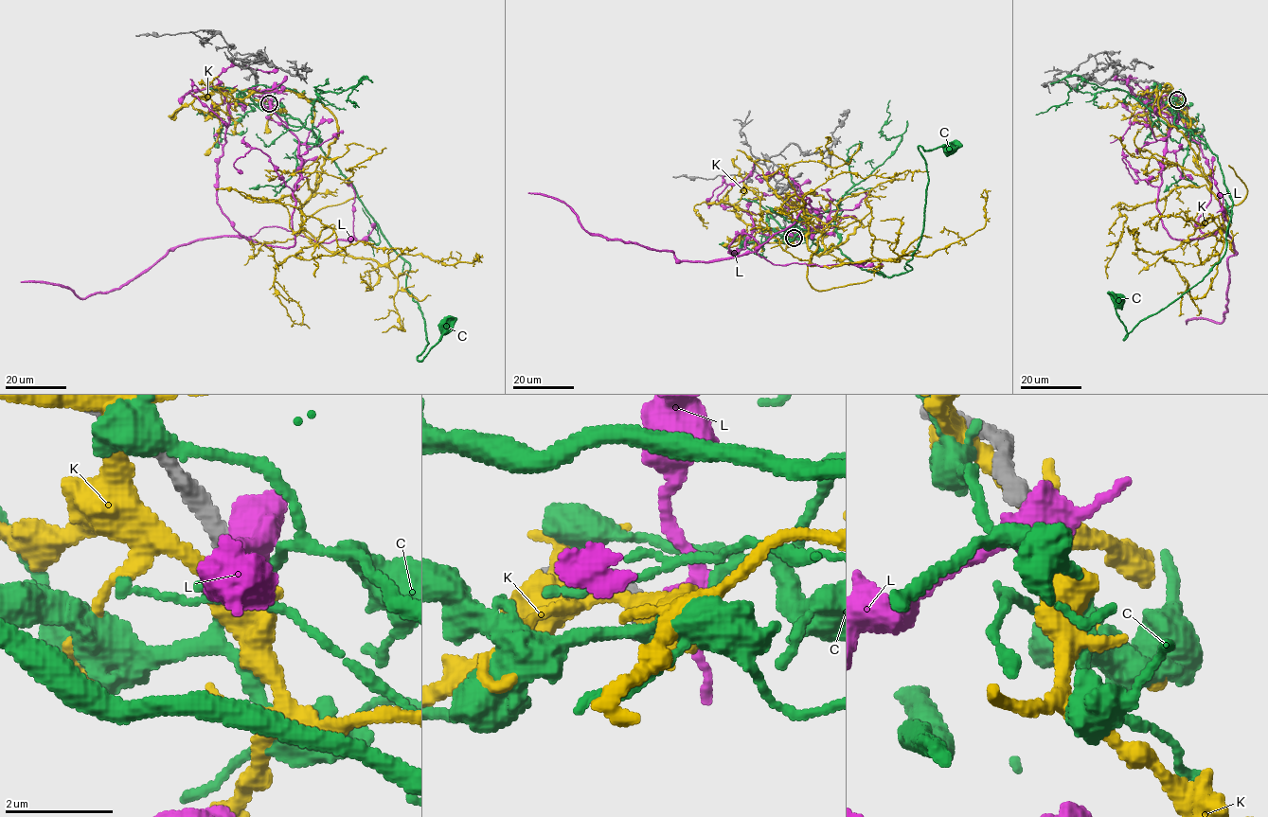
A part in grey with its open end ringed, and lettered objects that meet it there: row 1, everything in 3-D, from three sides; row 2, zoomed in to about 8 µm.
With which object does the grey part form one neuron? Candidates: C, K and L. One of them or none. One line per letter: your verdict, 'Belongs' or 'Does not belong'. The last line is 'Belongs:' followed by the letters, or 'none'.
C: Does not belong
K: Does not belong
L: Does not belong
Belongs: none

